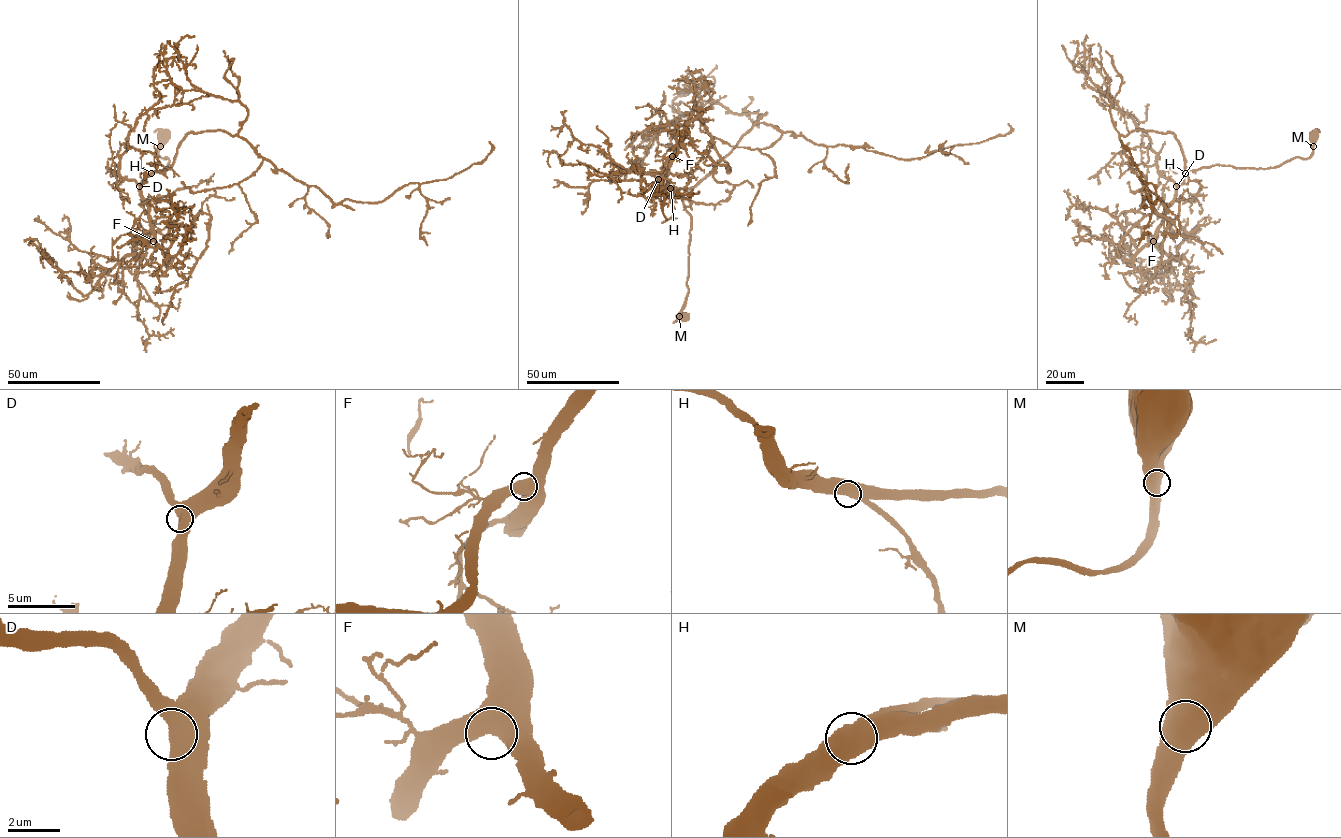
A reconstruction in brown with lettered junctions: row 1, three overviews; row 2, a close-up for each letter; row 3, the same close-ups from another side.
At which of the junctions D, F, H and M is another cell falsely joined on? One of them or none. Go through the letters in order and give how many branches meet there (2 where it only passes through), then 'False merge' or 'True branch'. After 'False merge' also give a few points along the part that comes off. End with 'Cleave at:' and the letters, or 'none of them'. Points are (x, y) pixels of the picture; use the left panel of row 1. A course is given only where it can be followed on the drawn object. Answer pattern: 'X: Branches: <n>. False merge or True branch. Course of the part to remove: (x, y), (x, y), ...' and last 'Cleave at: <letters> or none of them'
D: Branches: 2. True branch
F: Branches: 2. True branch
H: Branches: 2. True branch
M: Branches: 2. True branch
Cleave at: none of them

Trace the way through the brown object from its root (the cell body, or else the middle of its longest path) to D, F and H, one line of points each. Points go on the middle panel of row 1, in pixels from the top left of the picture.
D: (682, 317), (677, 315), (688, 293), (691, 217), (680, 196), (658, 179)
F: (682, 317), (677, 315), (688, 293), (691, 217), (680, 196), (660, 181), (672, 156)
H: (682, 317), (677, 315), (688, 293), (691, 217), (680, 196), (670, 188)

